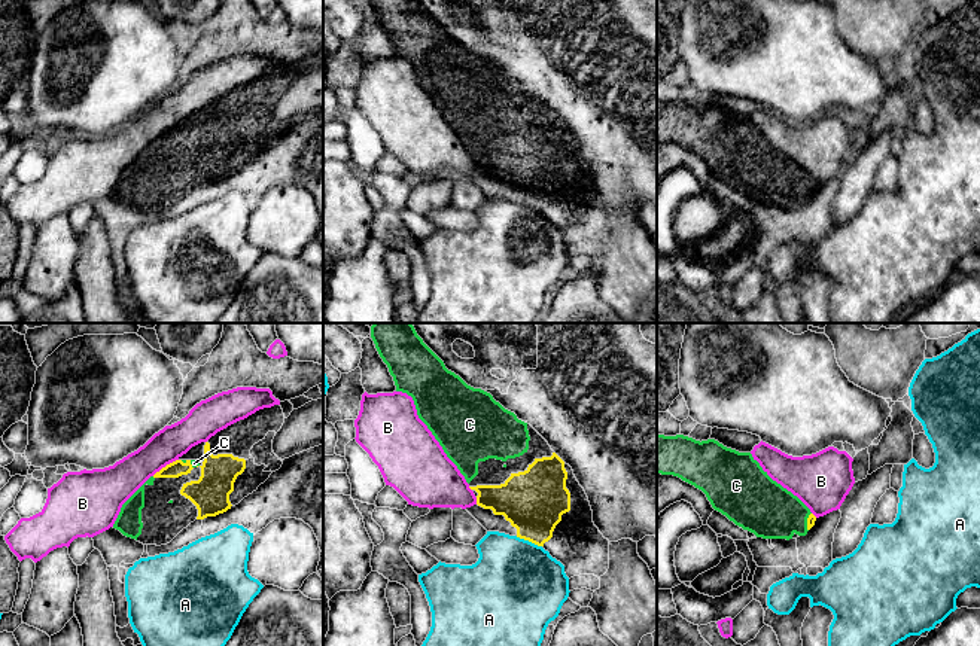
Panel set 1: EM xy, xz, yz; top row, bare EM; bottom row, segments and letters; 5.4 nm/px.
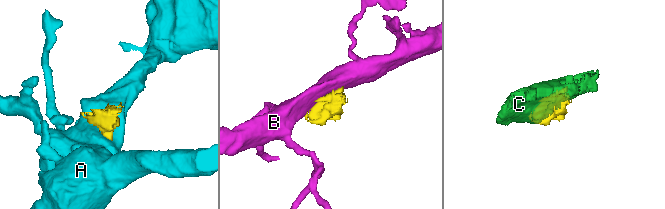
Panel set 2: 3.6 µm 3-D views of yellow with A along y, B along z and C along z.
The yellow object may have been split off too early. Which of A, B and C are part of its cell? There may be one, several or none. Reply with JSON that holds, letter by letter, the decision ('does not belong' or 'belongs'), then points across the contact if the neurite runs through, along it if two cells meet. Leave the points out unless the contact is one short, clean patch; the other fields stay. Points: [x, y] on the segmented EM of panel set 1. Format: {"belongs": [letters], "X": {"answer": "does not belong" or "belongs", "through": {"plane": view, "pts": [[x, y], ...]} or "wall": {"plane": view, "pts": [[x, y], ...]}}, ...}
{"belongs": ["C"], "A": {"answer": "does not belong"}, "B": {"answer": "does not belong"}, "C": {"answer": "belongs"}}

